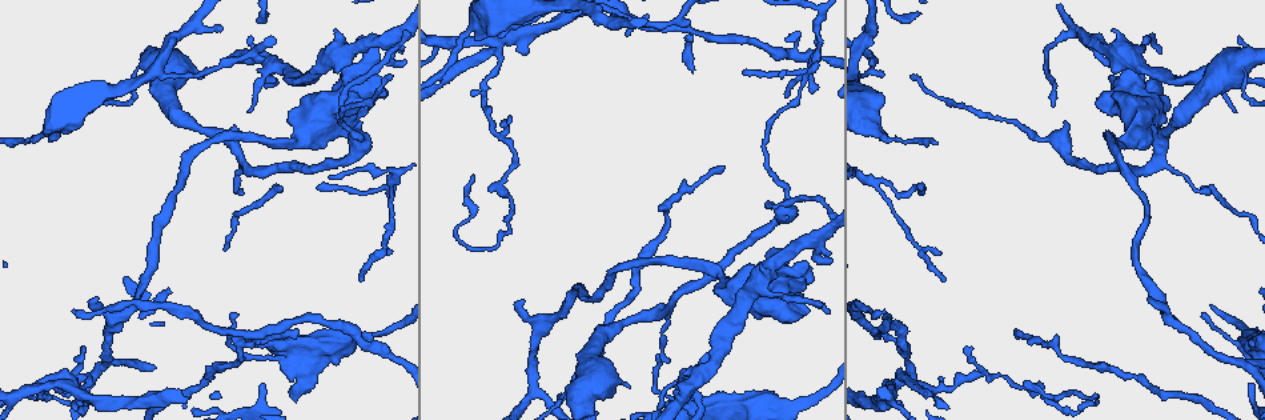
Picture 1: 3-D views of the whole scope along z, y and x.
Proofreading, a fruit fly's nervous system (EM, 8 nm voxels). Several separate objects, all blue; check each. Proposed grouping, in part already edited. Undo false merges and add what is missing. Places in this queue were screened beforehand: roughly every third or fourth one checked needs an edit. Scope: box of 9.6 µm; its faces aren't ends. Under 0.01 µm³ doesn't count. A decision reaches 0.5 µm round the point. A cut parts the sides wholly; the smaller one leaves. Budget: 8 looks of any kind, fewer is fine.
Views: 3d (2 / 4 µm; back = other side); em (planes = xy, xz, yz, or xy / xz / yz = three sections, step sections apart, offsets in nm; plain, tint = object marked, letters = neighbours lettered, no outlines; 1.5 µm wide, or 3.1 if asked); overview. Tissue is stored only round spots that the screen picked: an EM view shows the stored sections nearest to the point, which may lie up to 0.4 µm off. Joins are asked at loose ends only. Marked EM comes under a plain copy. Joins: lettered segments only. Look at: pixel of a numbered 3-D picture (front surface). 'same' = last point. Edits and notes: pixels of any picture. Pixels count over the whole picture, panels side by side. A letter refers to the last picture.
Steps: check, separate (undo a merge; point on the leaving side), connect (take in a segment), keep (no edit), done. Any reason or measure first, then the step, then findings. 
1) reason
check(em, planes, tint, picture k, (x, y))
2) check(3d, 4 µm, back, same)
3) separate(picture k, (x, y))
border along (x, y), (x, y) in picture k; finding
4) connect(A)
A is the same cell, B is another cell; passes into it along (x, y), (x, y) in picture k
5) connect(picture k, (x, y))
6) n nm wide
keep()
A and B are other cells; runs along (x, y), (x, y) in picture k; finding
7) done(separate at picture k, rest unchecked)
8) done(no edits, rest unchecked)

check(3d, 4 µm, picture 1, (502, 35))

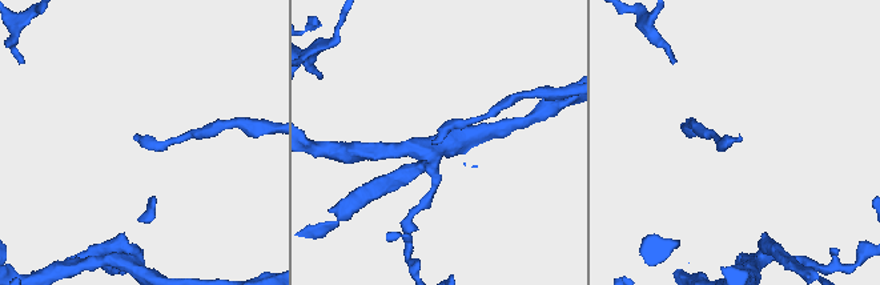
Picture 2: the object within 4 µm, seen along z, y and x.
now the EM
check(em, planes, letters, picture 2, (136, 135))

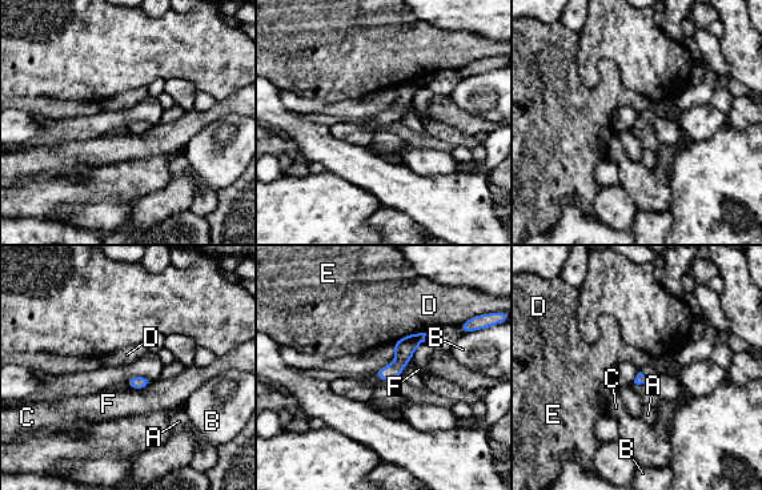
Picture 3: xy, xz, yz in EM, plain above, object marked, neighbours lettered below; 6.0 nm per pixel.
keep()
A, B, C, D, E and F are other cells; border along (425, 332), (406, 334), (394, 342) in picture 3; no lettered segment goes on from it

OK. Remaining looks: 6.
thin end
check(em, planes, letters, picture 1, (964, 347))

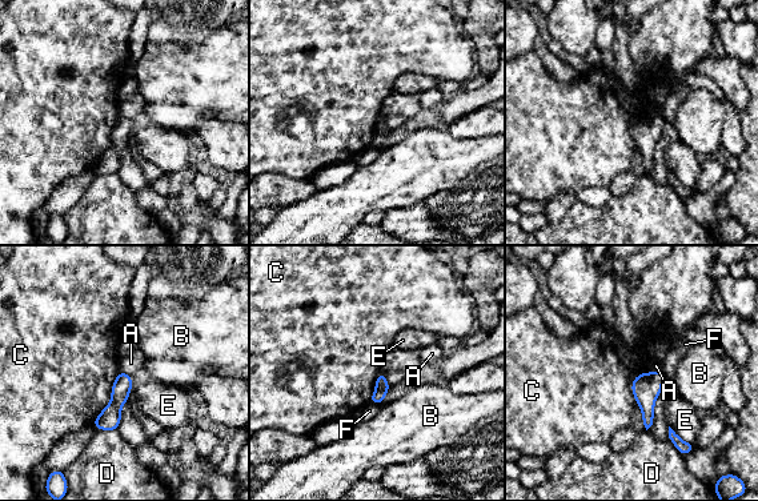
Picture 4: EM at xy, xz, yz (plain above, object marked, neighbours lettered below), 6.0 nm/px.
keep()
A, B, C, D, E and F are other cells; border along (119, 371), (111, 401), (91, 423) in picture 4; no lettered segment goes on from it

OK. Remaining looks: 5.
calibre changes
check(em, yz, step 4, letters, picture 1, (1072, 159))

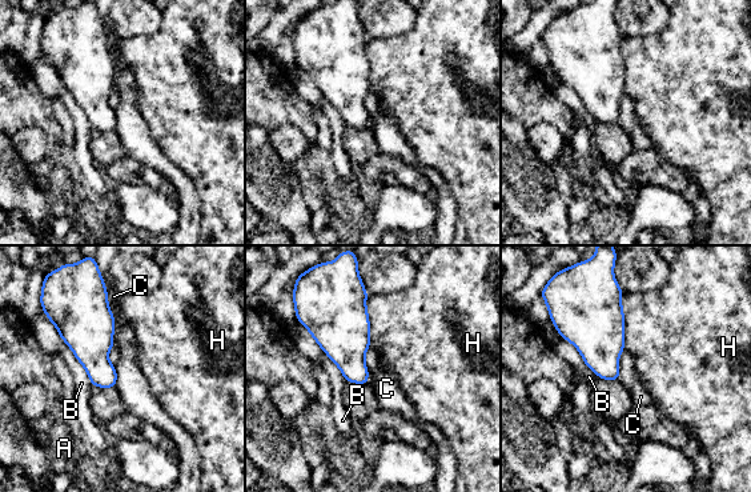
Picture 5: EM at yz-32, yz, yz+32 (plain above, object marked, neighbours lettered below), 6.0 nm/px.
check(em, planes, letters, same)

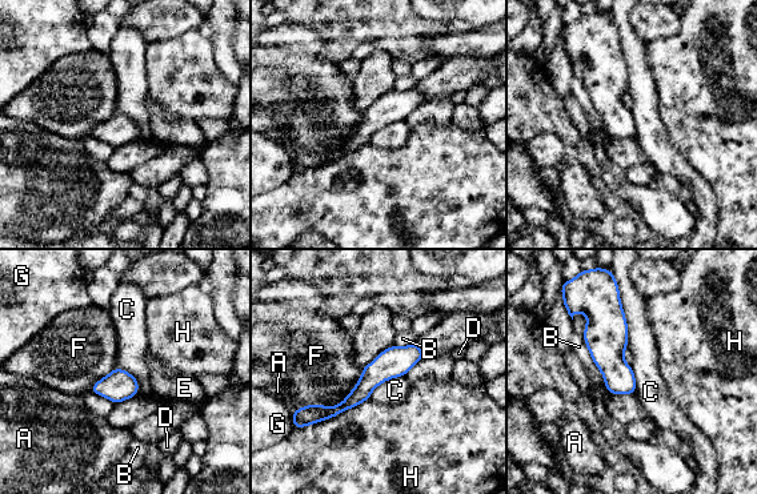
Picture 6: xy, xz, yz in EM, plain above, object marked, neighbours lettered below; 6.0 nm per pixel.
keep()
A, B, C, D, E, F, G and H are other cells; runs along (417, 350), (388, 364), (349, 402), (311, 418) in picture 6; continuous, no second neuron

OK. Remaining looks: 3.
done(no edits, rest unchecked)

